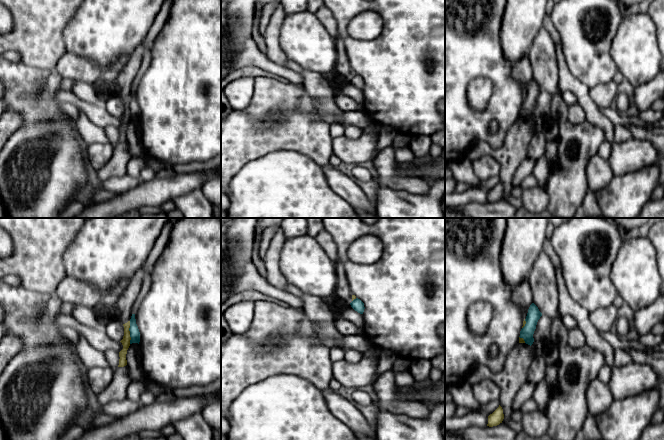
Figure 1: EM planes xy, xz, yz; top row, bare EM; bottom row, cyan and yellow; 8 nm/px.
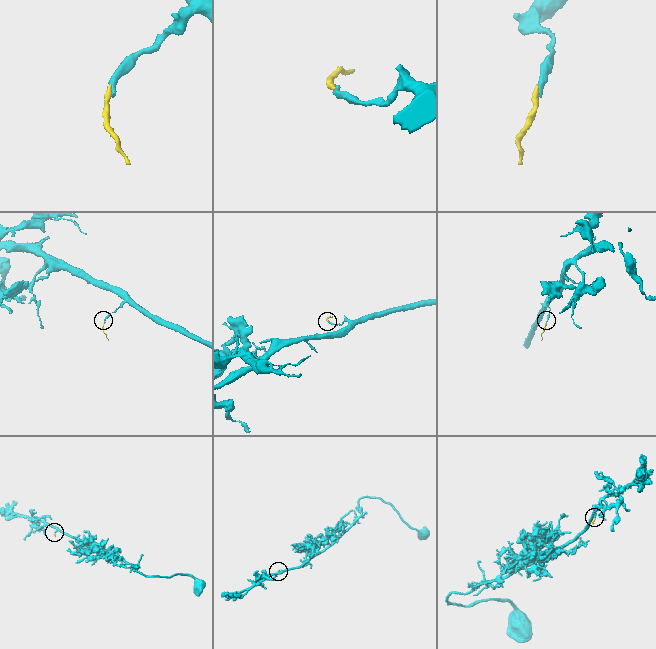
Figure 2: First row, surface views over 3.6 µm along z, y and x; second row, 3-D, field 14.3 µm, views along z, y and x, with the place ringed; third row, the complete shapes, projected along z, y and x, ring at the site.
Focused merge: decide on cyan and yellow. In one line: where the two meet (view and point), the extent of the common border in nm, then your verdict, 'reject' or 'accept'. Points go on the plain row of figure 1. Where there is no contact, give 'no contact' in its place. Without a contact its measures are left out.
xy (130, 108) | 180 nm | reject

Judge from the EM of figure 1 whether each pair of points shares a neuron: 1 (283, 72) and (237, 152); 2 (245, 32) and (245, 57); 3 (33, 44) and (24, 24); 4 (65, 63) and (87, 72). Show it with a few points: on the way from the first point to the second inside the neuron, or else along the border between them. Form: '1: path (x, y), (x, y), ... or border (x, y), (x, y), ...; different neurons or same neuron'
1: border (289, 81), (298, 84); different neurons
2: border (251, 37), (245, 41), (241, 52), (233, 61); different neurons
3: path (33, 39), (33, 33), (29, 29); same neuron
4: path (70, 66), (82, 69); same neuron

